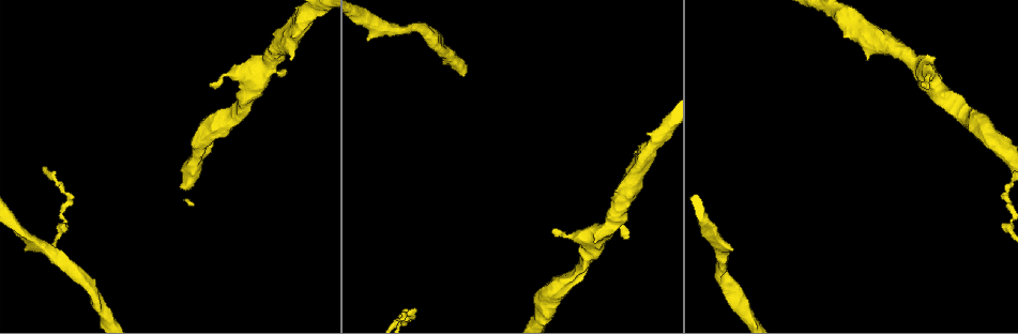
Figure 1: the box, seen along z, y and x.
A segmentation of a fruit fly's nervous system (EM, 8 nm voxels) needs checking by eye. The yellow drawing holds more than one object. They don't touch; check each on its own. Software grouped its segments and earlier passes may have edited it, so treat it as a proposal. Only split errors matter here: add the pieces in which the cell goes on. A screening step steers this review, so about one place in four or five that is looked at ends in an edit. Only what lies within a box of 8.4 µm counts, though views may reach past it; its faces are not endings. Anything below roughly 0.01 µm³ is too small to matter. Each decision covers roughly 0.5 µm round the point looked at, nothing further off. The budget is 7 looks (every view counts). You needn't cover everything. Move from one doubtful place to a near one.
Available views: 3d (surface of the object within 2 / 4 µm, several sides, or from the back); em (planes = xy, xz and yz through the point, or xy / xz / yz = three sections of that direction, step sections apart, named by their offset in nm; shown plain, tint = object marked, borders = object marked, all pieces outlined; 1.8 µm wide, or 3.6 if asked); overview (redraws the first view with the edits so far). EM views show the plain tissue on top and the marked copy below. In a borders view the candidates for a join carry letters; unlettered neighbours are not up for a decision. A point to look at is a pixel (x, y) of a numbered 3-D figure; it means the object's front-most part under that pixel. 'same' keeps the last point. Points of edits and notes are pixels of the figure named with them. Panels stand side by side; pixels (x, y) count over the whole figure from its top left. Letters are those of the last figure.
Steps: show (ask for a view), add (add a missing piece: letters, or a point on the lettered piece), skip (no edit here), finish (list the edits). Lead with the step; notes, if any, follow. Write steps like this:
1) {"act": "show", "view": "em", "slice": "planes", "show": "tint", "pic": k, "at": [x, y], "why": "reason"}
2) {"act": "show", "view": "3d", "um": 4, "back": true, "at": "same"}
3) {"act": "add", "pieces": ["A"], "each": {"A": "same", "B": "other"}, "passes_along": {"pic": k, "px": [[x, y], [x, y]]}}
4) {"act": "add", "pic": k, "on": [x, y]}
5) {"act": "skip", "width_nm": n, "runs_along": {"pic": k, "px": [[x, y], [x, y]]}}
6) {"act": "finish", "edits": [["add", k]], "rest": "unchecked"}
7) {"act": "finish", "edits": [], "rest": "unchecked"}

{"act": "show", "view": "3d", "um": 2, "back": true, "pic": 1, "at": [1006, 190], "why": "abrupt turn"}

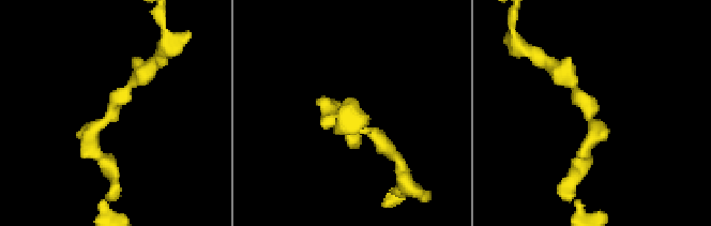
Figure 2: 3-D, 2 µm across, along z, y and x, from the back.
{"act": "show", "view": "em", "slice": "xz", "step": 16, "show": "tint", "pic": 2, "at": [104, 119], "why": "need the tissue"}

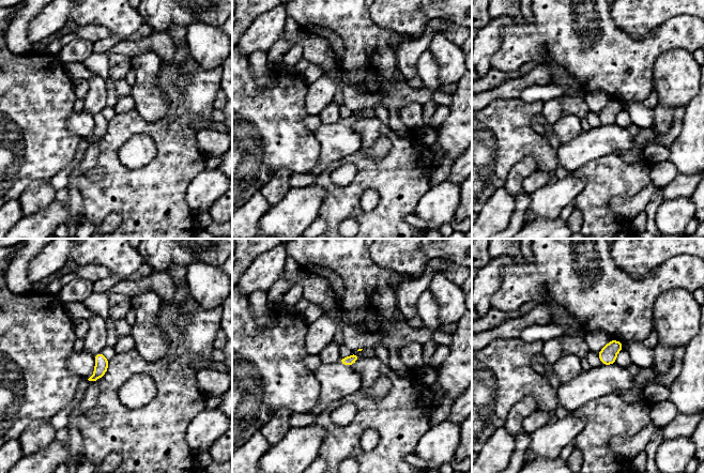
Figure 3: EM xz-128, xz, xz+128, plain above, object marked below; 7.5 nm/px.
{"act": "show", "view": "em", "slice": "planes", "show": "borders", "at": "same", "why": "cut it another way"}

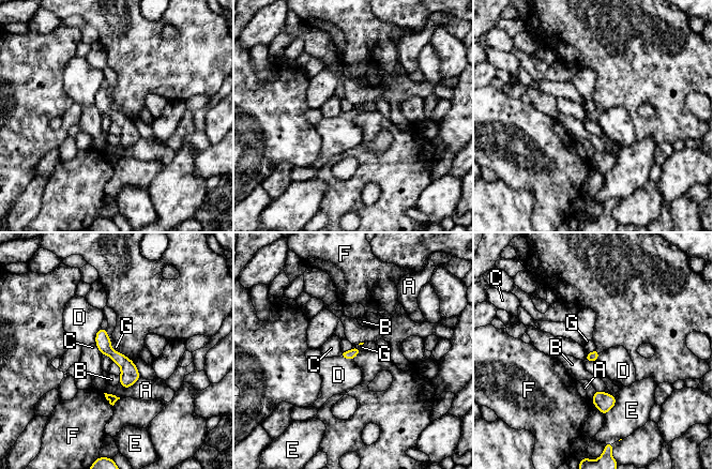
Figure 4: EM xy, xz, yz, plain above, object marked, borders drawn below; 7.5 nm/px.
{"act": "skip", "longest_contact_nm": ["E", 180], "each": {"A": "other", "B": "other", "C": "other", "D": "other", "E": "other", "F": "other", "G": "other"}, "runs_along": {"pic": 4, "px": [[101, 331], [104, 345], [126, 367], [126, 384]]}, "found": "no lettered piece goes on from it"}

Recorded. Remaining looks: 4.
{"act": "show", "view": "3d", "um": 2, "pic": 1, "at": [925, 84], "why": "branch stops here"}

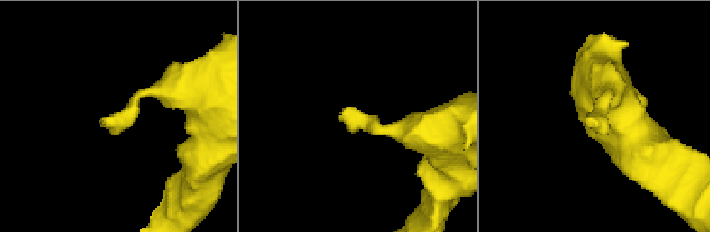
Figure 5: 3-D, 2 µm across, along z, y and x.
{"act": "show", "view": "em", "slice": "planes", "show": "borders", "pic": 5, "at": [594, 115]}

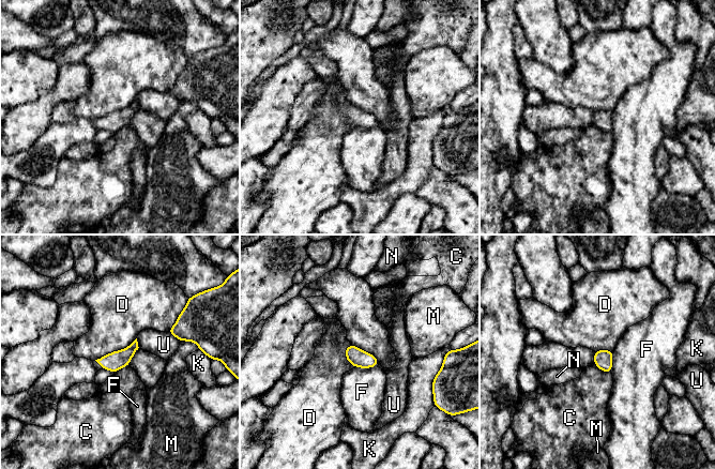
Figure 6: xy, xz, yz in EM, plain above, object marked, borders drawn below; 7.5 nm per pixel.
{"act": "skip", "longest_contact_nm": ["D", 360], "each": {"C": "other", "D": "other", "F": "other", "K": "other", "M": "other", "N": "other", "U": "other"}, "found": "none of them fits"}

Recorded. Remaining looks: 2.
{"act": "finish", "edits": [], "rest": "unchecked"}

